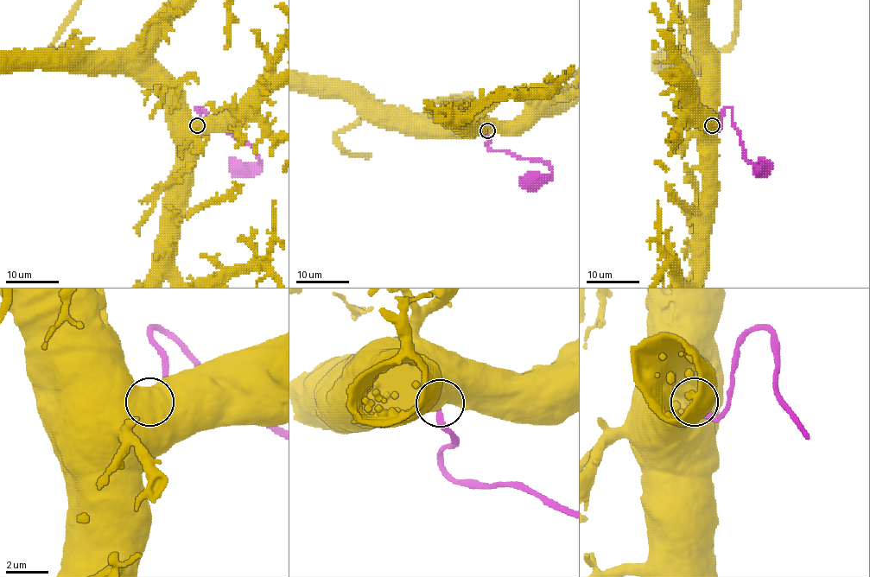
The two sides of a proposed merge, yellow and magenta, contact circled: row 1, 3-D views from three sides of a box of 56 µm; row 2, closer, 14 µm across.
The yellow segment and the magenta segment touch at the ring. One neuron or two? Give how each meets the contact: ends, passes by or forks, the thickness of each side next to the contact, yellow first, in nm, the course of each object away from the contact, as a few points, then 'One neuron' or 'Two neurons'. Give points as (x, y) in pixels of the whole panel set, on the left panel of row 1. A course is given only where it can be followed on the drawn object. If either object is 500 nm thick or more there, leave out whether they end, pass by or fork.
Thickness 850 nm (yellow) against 200 nm. Course of yellow: (197, 125), (187, 132), (182, 128). Two neurons

